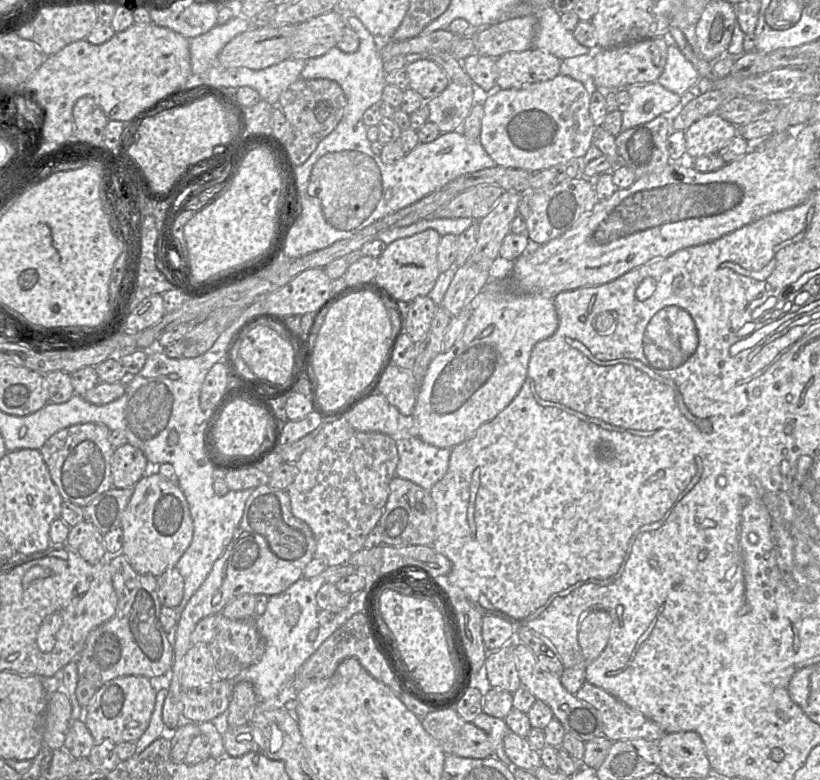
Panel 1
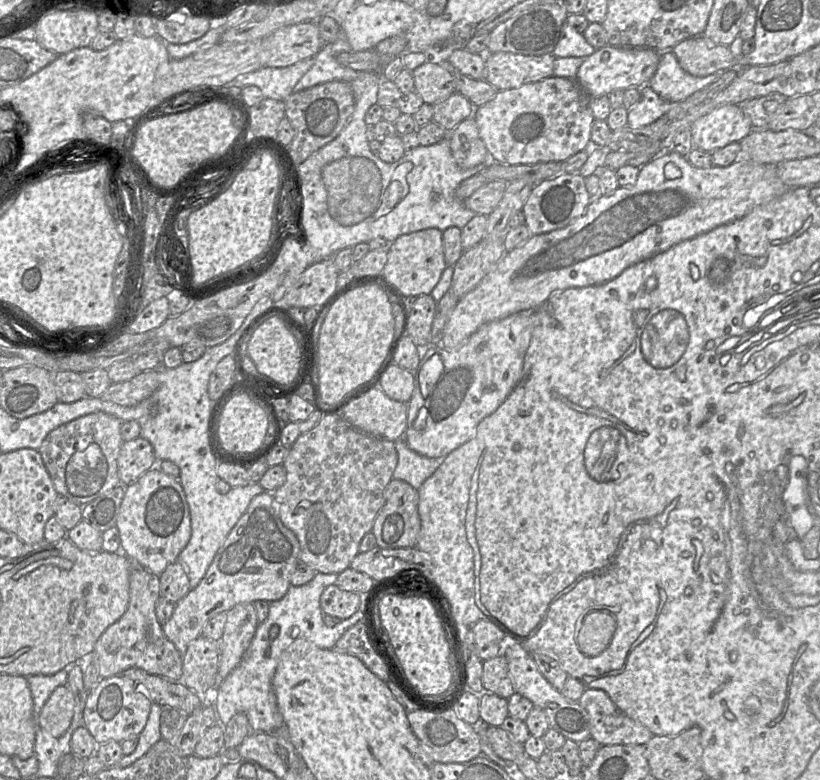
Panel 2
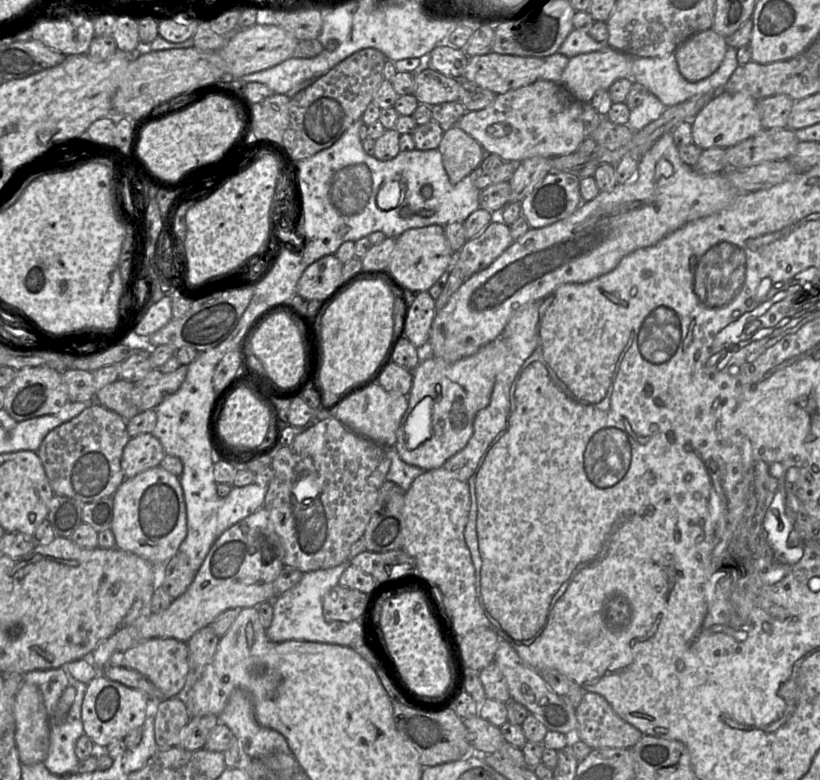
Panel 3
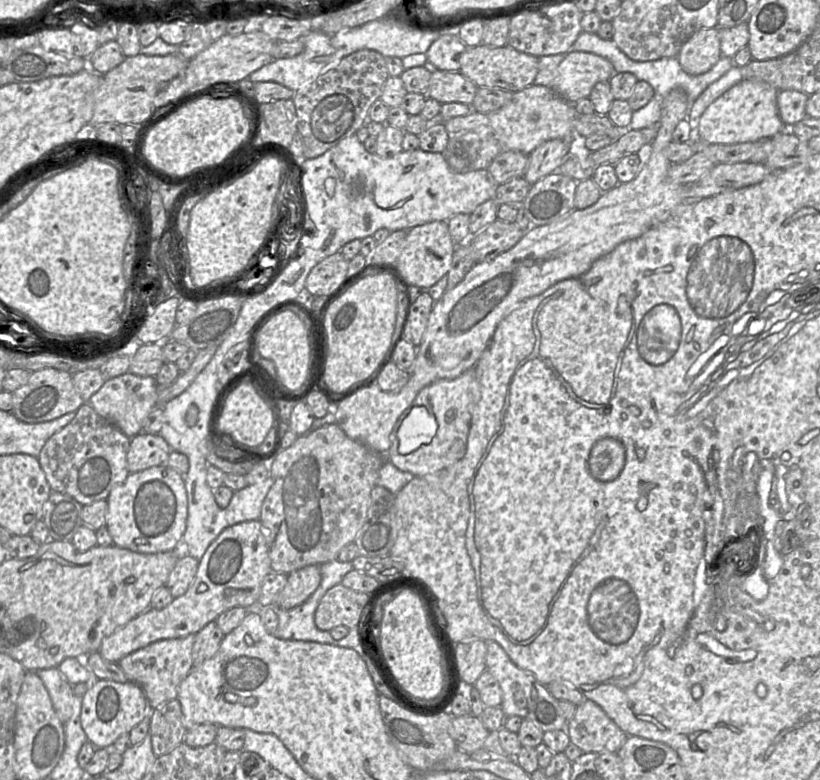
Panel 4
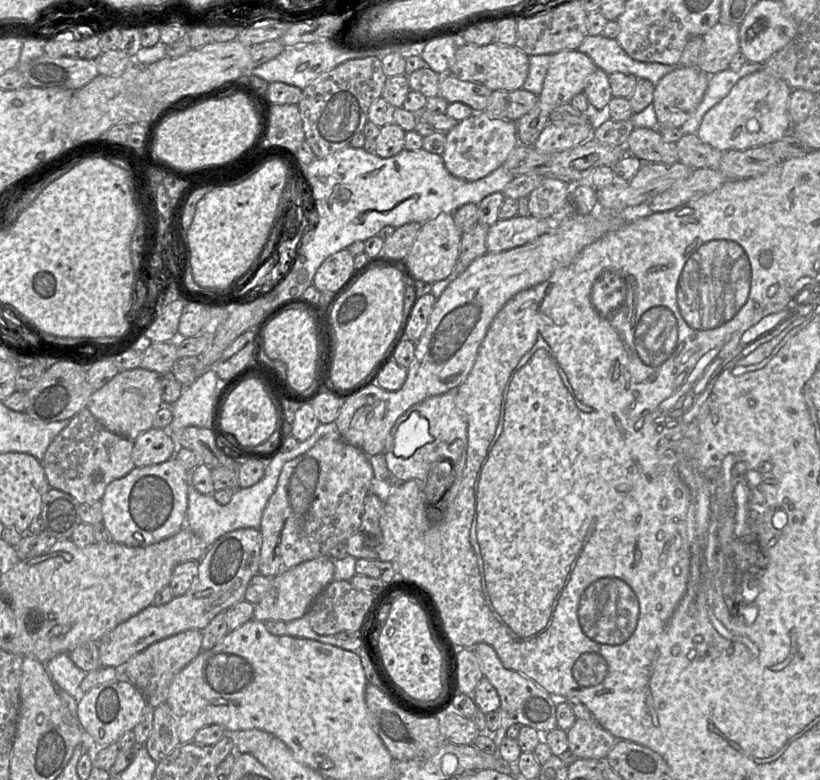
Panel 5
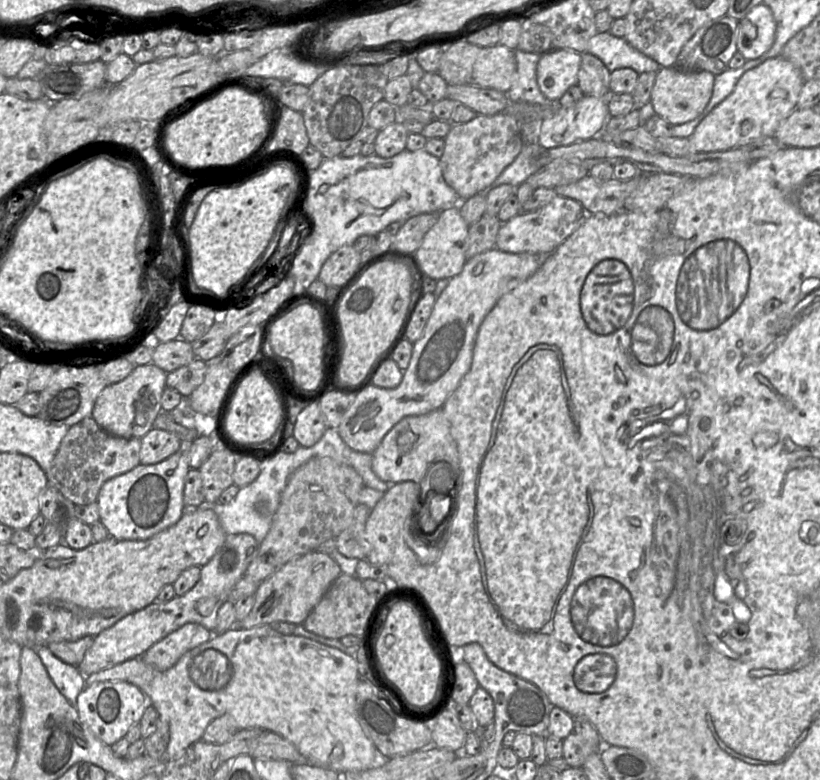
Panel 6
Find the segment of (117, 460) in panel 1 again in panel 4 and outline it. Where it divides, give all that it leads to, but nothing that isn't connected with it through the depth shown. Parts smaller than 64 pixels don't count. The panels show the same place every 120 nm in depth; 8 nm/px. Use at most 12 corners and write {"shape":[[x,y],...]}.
{"shape":[[139,433],[127,453],[130,473],[166,464],[159,434]]}

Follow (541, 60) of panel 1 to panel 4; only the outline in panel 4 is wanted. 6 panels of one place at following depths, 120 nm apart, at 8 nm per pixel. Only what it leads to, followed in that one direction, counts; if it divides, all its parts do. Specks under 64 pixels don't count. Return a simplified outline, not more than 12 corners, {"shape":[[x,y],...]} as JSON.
{"shape":[[508,45],[466,48],[459,72],[478,88],[534,83],[538,57]]}

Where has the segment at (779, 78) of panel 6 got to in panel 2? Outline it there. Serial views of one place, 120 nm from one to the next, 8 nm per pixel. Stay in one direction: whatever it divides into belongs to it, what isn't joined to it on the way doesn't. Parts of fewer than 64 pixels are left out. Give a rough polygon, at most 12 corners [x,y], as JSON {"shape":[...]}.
{"shape":[[722,105],[691,127],[693,149],[713,152],[754,130],[740,105]]}

